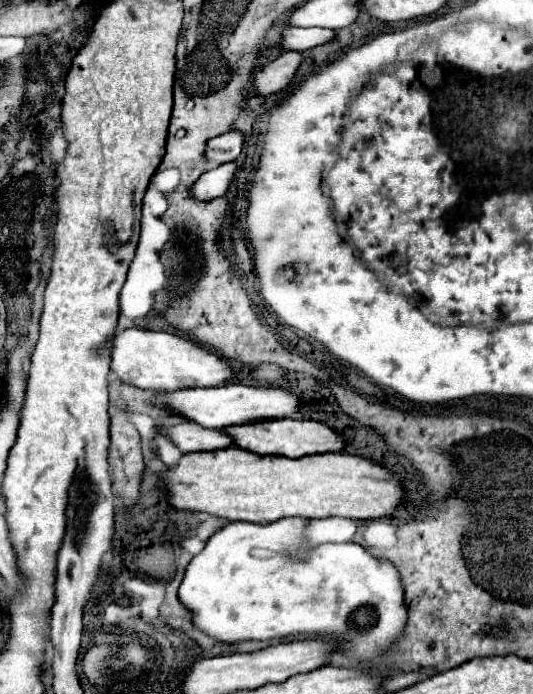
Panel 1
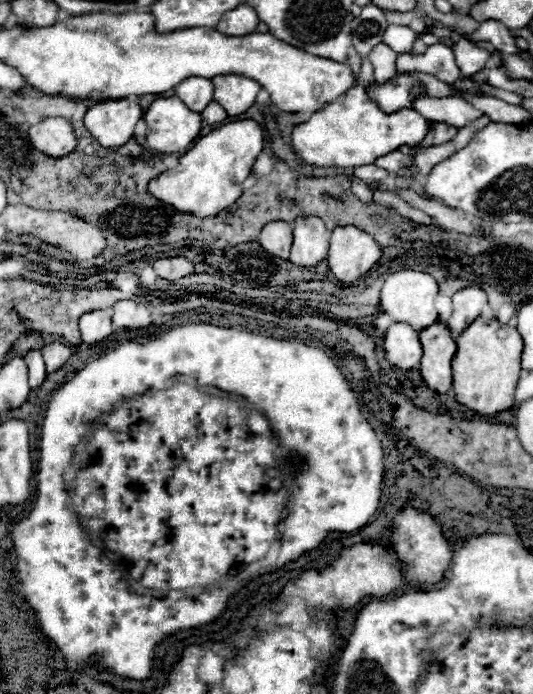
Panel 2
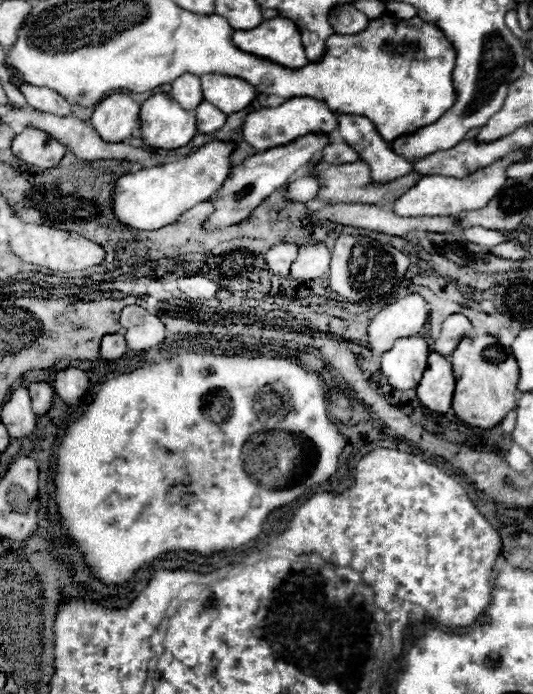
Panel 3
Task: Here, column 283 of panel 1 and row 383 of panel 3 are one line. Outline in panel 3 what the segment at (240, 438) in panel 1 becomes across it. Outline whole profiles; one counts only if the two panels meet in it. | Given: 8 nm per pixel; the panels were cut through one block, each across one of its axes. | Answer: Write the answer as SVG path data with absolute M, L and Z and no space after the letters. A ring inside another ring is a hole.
M438 354L428 356L428 368L416 386L418 400L432 412L444 414L452 406L456 378L452 374L452 364Z

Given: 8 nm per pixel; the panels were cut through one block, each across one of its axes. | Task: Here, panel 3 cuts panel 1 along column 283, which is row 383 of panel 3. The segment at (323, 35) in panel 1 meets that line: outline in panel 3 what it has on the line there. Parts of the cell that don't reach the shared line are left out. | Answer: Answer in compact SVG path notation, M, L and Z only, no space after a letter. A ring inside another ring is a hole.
M36 382L28 386L30 398L32 398L32 410L36 416L46 416L46 412L52 408L54 390L48 382Z

